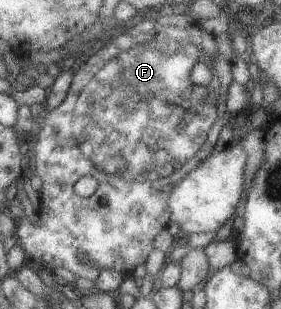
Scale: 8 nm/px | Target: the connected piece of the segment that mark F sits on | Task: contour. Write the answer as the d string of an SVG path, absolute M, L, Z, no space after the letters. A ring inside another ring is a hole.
M156 17L139 19L133 25L128 25L123 34L112 37L96 53L93 53L80 65L76 65L72 73L65 99L53 109L47 112L43 122L32 133L30 148L35 158L35 173L42 181L41 190L38 194L37 215L39 221L32 225L25 217L17 220L16 235L17 244L25 251L25 256L34 265L45 266L49 270L56 267L68 269L75 278L83 277L89 281L95 281L99 269L115 270L127 277L131 277L134 267L141 265L151 249L153 249L153 238L163 229L171 217L168 208L168 197L173 186L192 169L197 167L200 161L211 155L217 135L223 125L227 125L228 116L226 111L226 92L231 82L230 62L217 52L217 43L214 35L204 30L198 23L182 28L180 26L165 26L159 24ZM81 176L91 176L97 181L97 189L89 197L81 197L74 190L74 183ZM105 197L105 205L99 205L99 199ZM79 253L87 256L87 261L81 261L77 256Z

